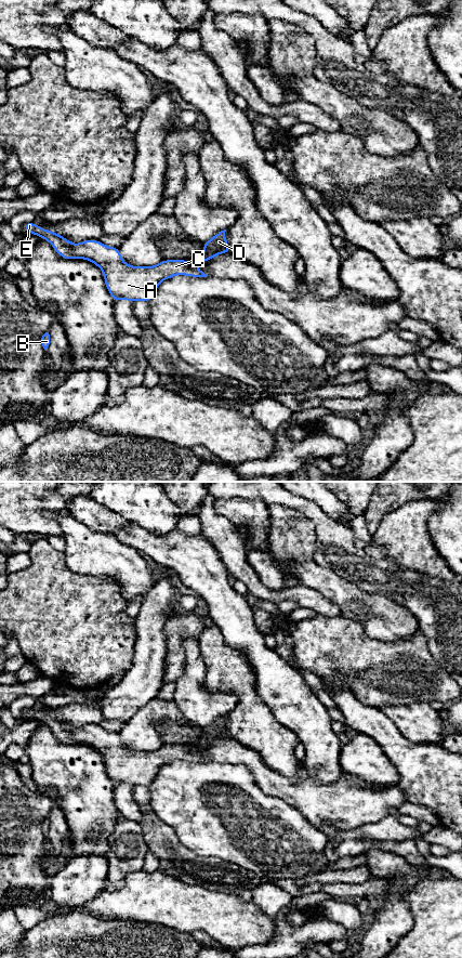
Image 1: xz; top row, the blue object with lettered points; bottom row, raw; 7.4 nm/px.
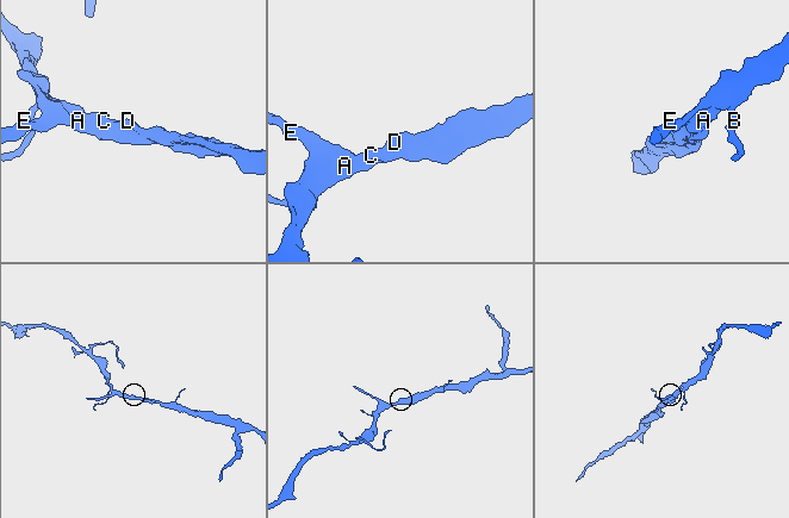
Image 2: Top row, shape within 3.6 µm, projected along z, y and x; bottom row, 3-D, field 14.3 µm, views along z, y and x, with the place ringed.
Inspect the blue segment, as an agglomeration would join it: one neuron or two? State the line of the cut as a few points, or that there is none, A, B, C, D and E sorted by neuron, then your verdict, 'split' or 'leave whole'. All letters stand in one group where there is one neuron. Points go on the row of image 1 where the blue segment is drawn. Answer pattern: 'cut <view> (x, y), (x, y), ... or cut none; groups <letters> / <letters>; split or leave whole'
cut none; groups A B C D E; leave whole

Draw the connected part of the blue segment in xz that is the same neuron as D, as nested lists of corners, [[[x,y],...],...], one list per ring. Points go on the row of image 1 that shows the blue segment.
[[[32,221],[25,223],[24,228],[27,233],[48,240],[62,258],[84,259],[97,265],[104,274],[107,290],[115,302],[118,300],[129,300],[132,303],[148,302],[163,279],[175,275],[207,277],[202,271],[197,270],[197,265],[221,253],[230,253],[224,229],[203,242],[203,252],[190,262],[175,259],[163,260],[155,266],[132,266],[122,260],[119,248],[107,247],[98,240],[69,242],[58,233],[44,229]]]

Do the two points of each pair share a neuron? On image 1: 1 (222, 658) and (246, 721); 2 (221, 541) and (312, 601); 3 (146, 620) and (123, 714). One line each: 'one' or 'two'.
1: one
2: one
3: one

